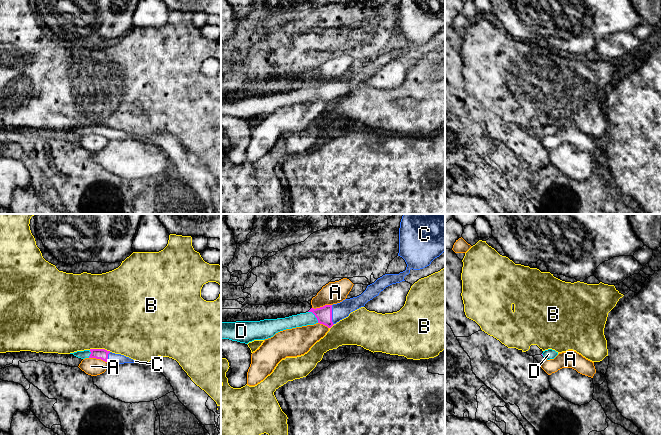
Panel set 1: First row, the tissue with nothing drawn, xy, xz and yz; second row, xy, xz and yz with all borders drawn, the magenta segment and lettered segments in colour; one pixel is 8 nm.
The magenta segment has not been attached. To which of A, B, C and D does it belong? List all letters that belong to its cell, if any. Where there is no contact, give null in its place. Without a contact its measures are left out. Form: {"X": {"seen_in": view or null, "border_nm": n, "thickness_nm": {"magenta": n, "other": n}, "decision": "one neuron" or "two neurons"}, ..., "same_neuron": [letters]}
{"A": {"seen_in": "xz", "border_nm": 160, "thickness_nm": {"magenta": 130, "other": 180}, "decision": "two neurons"}, "B": {"seen_in": "xy", "border_nm": 180, "thickness_nm": {"magenta": 90, "other": 500}, "decision": "two neurons"}, "C": {"seen_in": "xz", "border_nm": 160, "thickness_nm": {"magenta": 130, "other": 130}, "decision": "one neuron"}, "D": {"seen_in": "xz", "border_nm": 130, "thickness_nm": {"magenta": 130, "other": 110}, "decision": "one neuron"}, "same_neuron": ["C", "D"]}

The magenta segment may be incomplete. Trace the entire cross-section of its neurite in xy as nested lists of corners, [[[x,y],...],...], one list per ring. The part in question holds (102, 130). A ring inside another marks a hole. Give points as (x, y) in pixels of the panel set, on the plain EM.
[[[90,125],[84,127],[77,127],[70,130],[73,130],[74,132],[81,135],[85,135],[85,134],[101,135],[105,138],[108,138],[109,140],[138,139],[136,136],[133,136],[129,133],[126,133],[121,130],[115,130],[105,125]]]

